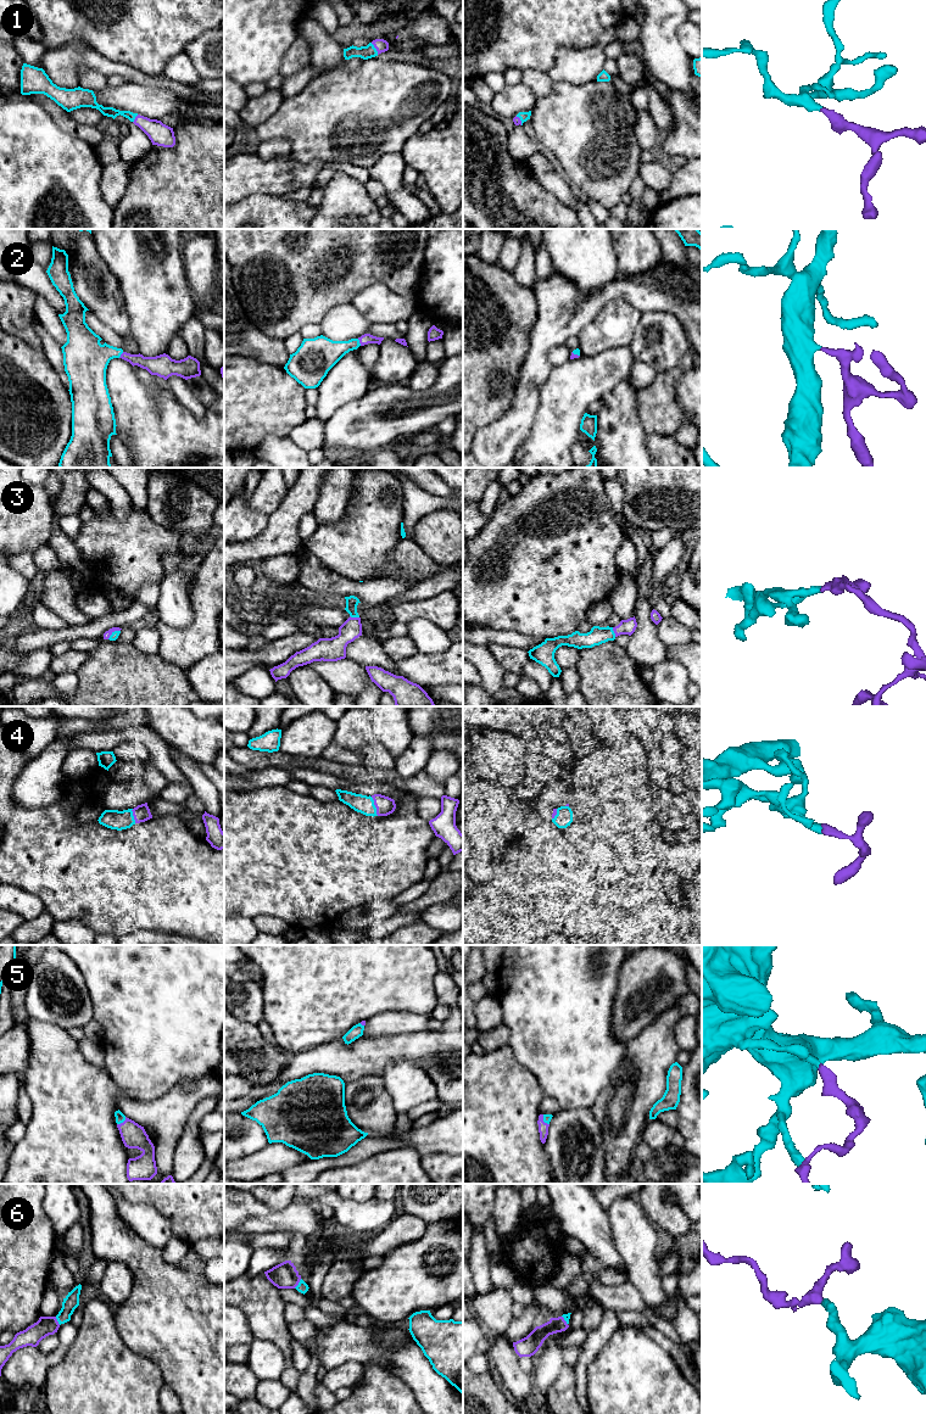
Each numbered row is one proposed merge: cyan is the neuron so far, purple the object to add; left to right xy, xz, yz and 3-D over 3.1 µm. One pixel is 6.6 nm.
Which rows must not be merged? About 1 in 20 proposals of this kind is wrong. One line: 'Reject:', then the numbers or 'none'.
Reject: none

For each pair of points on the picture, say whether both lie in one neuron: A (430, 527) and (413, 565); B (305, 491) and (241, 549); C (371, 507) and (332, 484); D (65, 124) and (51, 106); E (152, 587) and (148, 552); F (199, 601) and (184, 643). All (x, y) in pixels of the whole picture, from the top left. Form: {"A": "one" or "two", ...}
{"A": "one", "B": "one", "C": "two", "D": "one", "E": "two", "F": "one"}

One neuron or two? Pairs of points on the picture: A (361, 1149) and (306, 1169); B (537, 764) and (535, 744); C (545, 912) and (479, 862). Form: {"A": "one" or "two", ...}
{"A": "one", "B": "two", "C": "two"}

